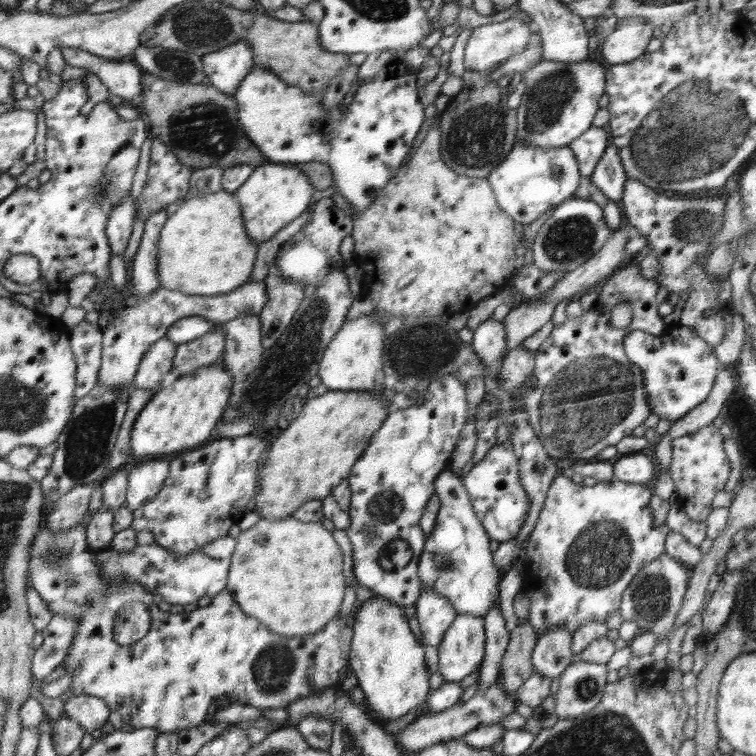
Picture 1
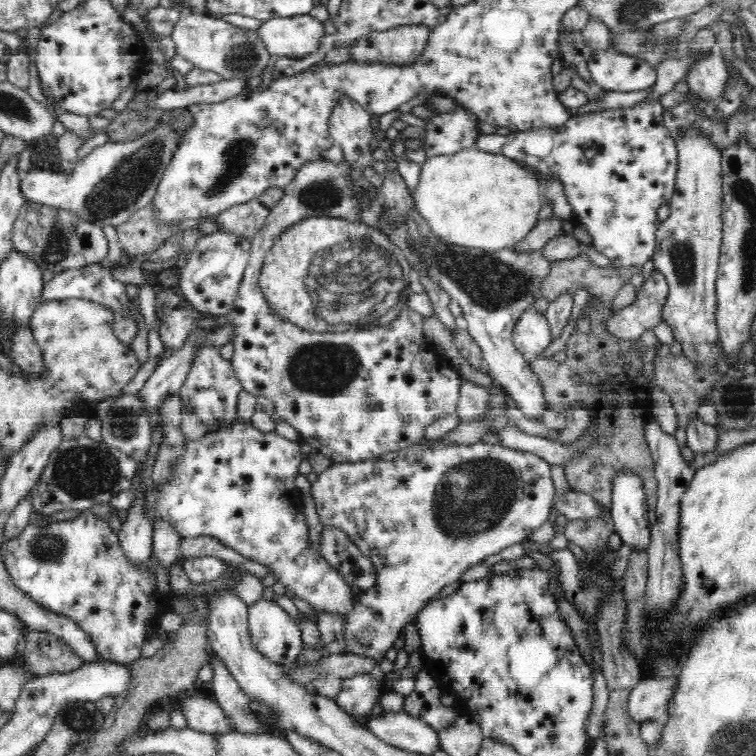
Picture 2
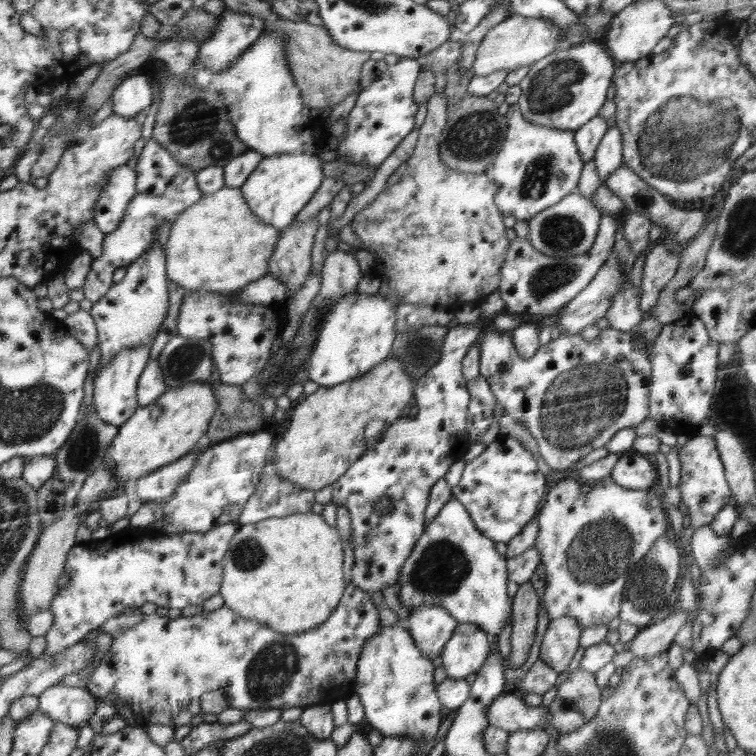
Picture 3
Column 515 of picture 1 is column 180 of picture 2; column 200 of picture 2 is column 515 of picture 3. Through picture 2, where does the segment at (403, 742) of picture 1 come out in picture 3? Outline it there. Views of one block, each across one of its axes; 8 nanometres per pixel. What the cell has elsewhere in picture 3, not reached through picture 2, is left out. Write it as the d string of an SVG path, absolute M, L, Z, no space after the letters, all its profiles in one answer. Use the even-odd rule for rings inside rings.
M504 692L487 710L489 726L504 728L509 734L548 726L548 708L528 706L518 692Z

